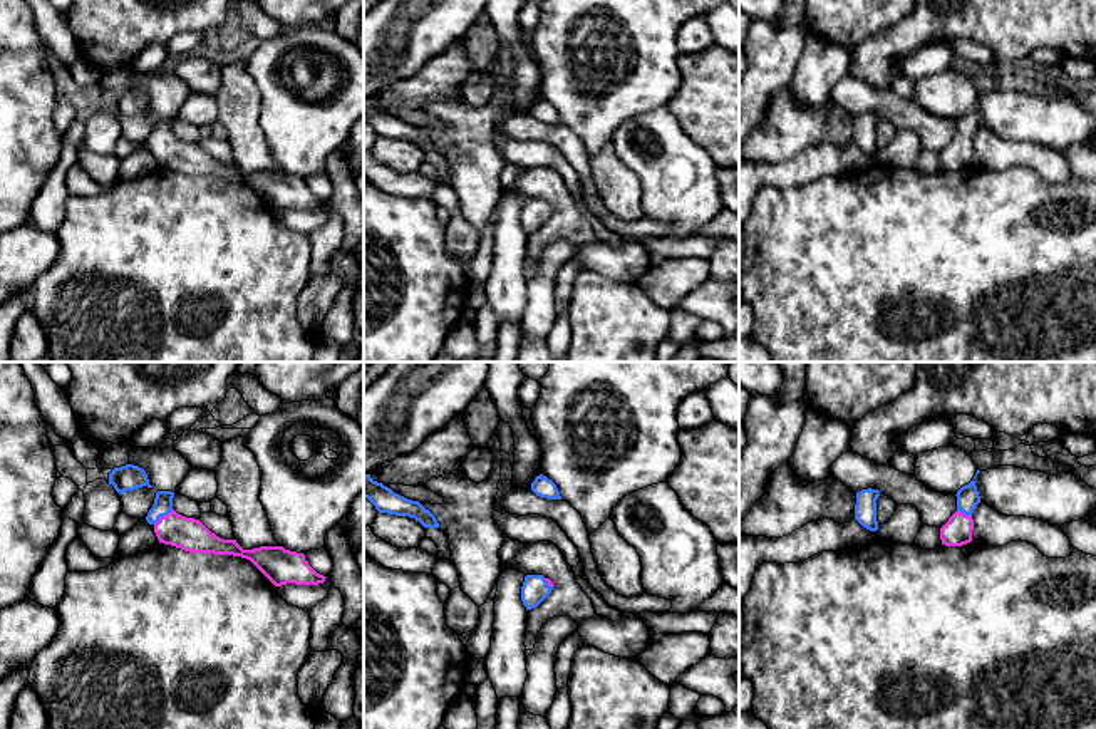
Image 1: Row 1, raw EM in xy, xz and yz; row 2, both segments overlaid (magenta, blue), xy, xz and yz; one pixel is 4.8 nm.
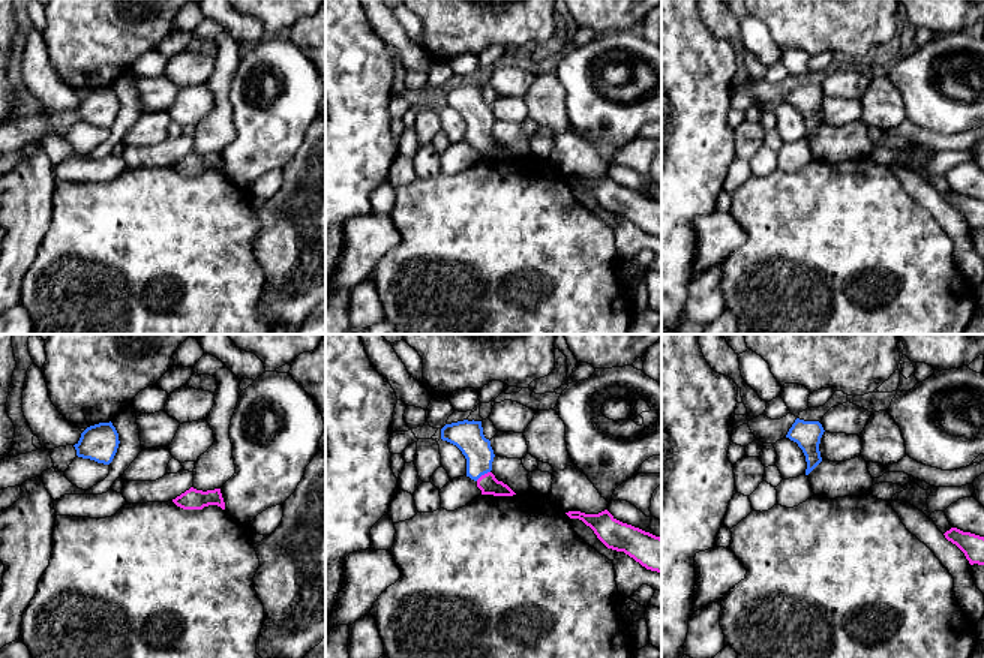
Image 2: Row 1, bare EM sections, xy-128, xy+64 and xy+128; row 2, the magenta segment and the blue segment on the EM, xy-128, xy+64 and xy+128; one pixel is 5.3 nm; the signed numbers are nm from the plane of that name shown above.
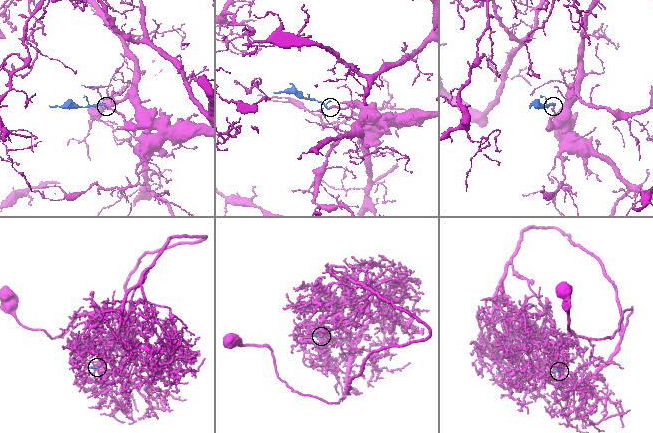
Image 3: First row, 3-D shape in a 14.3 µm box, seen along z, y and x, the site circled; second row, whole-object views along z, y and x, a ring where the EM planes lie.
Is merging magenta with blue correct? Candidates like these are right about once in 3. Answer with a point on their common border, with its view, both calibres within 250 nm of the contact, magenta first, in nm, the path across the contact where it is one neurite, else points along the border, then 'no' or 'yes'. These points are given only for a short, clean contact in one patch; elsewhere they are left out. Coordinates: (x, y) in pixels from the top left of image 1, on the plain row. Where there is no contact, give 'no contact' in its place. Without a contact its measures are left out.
meets magenta in xy at (163, 141); 160 nm thick on the magenta side, 100 nm on the other; runs through xy (191, 160), (178, 156), (163, 141), (163, 128); yes

